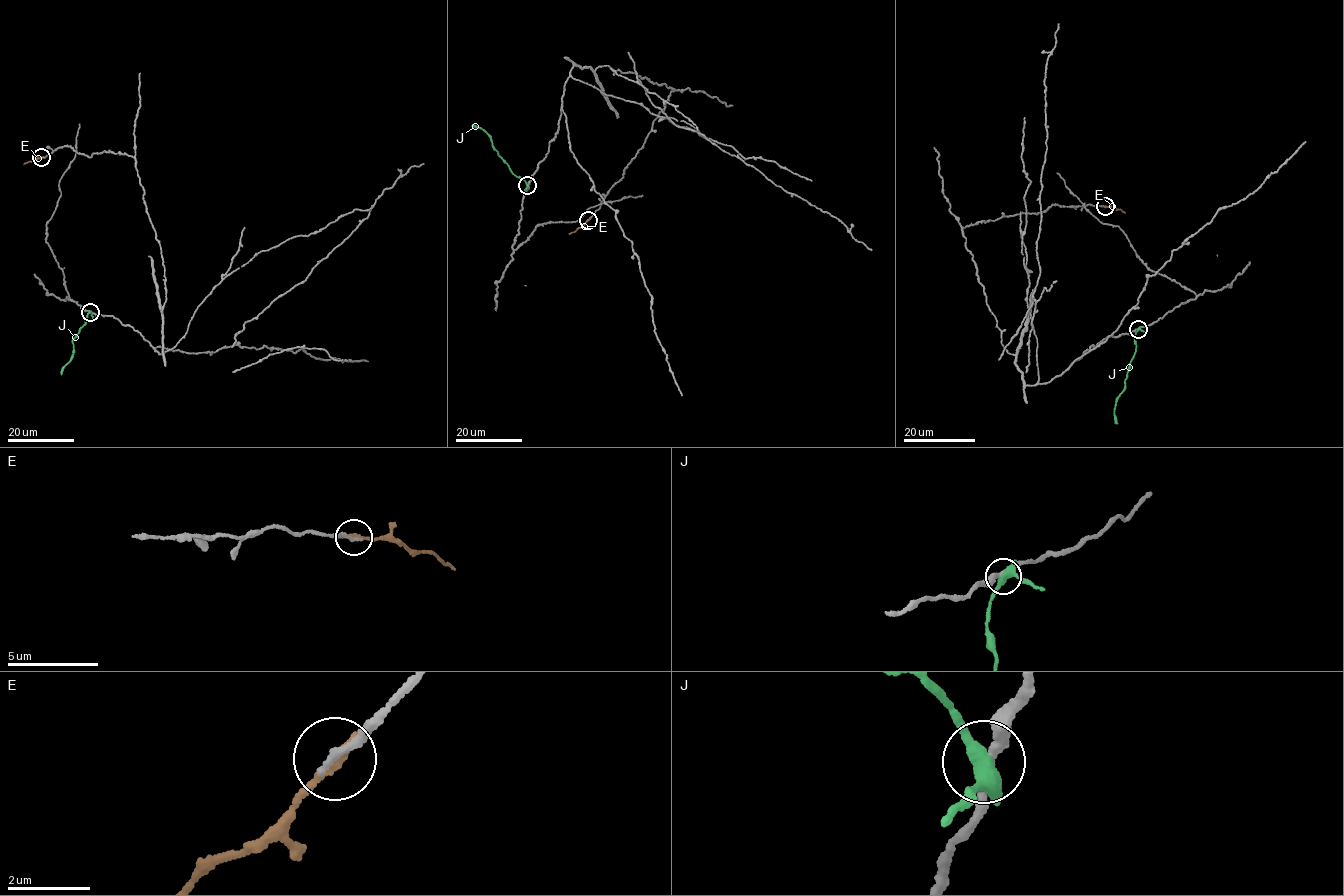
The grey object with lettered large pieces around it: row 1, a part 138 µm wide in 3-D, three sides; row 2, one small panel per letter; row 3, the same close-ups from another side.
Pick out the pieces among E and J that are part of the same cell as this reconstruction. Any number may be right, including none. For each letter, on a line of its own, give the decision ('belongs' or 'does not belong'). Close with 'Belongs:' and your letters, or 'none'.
E: does not belong
J: does not belong
Belongs: none

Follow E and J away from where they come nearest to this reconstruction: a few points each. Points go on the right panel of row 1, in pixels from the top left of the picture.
E: (1105, 206), (1125, 213)
J: (1137, 329), (1125, 389), (1116, 403), (1114, 414), (1117, 424)

